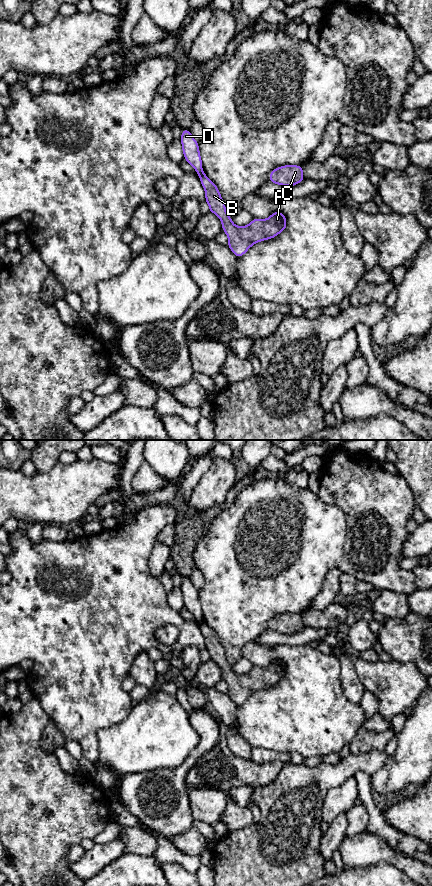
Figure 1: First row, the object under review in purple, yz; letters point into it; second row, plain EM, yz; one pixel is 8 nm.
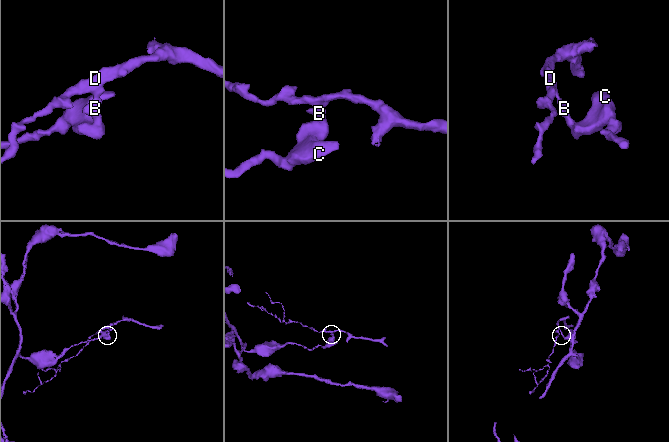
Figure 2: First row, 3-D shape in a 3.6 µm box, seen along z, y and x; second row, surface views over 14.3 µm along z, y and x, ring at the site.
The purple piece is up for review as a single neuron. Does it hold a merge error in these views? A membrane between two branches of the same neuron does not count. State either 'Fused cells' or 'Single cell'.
Fused cells

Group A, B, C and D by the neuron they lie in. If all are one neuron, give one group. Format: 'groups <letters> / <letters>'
groups A B C / D

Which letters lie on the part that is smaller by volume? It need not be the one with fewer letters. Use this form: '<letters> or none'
D

